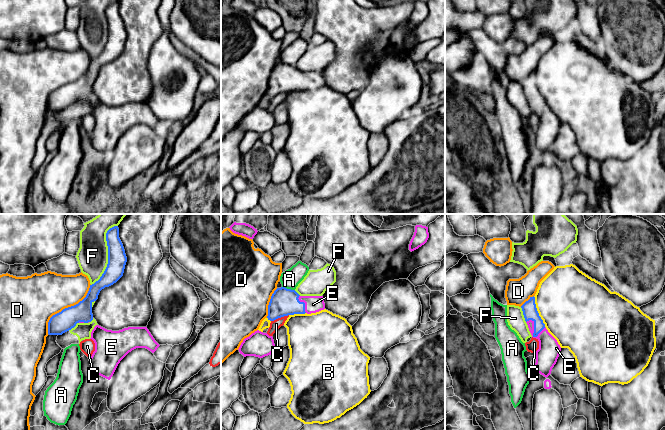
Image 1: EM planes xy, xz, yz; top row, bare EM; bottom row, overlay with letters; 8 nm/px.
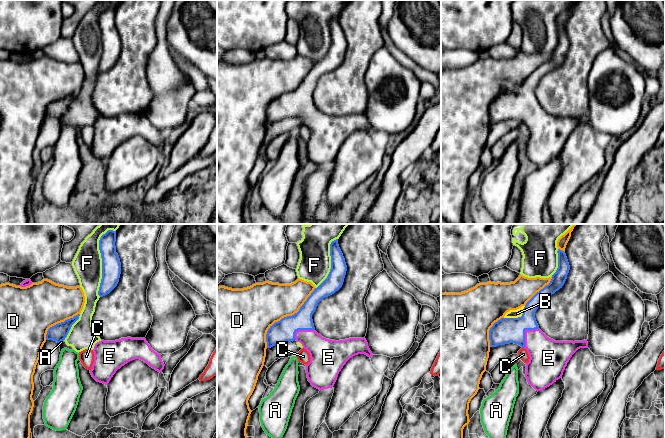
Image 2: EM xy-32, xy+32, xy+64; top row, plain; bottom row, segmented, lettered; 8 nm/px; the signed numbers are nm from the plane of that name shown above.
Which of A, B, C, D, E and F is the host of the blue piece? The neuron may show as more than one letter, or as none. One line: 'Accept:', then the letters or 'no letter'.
Accept: E

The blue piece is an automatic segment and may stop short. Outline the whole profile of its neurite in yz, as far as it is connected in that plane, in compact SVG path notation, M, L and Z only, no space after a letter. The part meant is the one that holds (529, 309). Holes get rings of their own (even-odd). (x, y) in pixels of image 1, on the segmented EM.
M534 296L530 297L521 308L532 337L539 341L539 349L536 351L536 371L547 378L557 362L561 347L539 316Z

